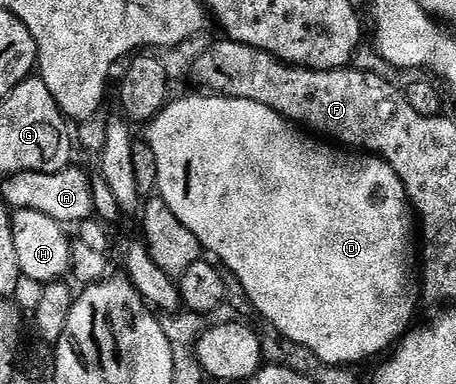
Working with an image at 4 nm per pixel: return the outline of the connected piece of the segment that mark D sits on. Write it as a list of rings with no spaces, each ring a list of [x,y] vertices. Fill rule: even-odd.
[[[212,93],[197,94],[201,95],[174,98],[148,124],[147,142],[155,153],[159,198],[167,201],[171,213],[175,213],[175,217],[179,217],[179,221],[183,221],[183,225],[187,225],[187,229],[195,233],[208,254],[210,251],[211,254],[218,255],[213,257],[219,260],[220,266],[228,274],[236,277],[239,285],[243,285],[246,300],[274,327],[273,331],[278,336],[305,346],[321,363],[333,367],[348,368],[364,359],[373,359],[381,354],[384,356],[414,326],[417,295],[419,299],[419,279],[415,274],[415,219],[411,214],[409,198],[403,189],[403,181],[399,181],[395,169],[391,169],[389,163],[376,155],[342,153],[328,142],[318,141],[316,138],[305,139],[306,132],[300,126],[250,99],[232,99]]]

